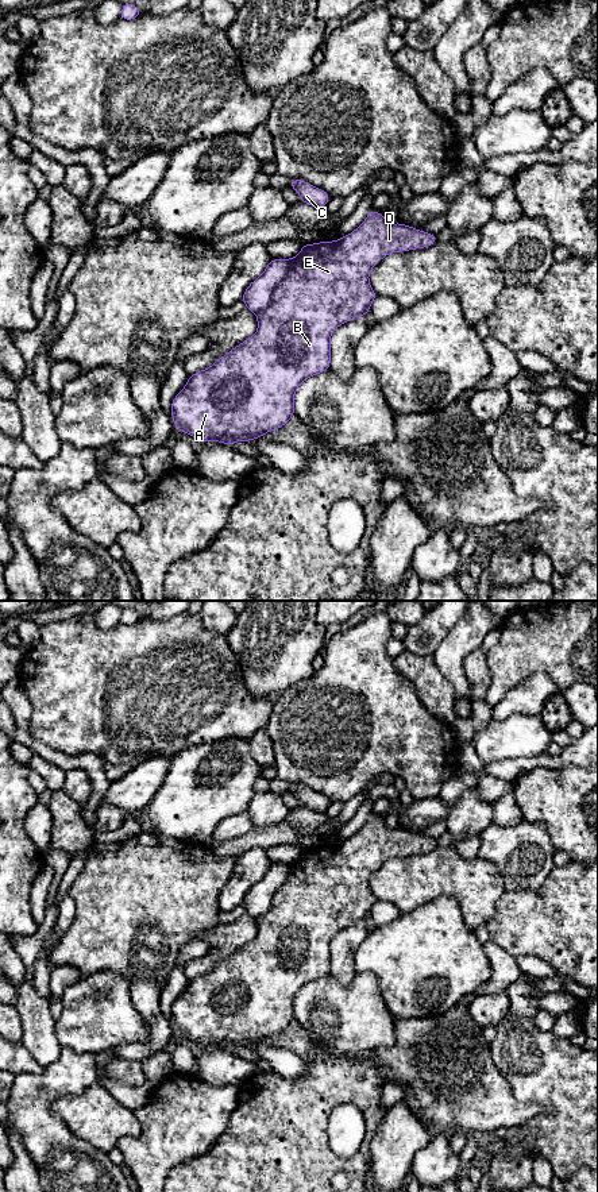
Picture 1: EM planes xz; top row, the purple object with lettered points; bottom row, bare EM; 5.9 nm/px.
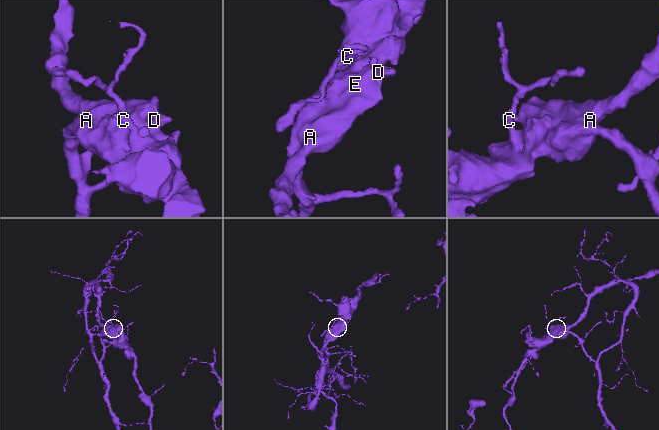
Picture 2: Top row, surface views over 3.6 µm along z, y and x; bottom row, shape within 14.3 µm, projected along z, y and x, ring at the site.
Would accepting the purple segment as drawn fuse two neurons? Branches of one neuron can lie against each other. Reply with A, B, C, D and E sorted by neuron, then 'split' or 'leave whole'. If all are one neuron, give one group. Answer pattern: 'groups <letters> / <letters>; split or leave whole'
groups A B D E / C; split

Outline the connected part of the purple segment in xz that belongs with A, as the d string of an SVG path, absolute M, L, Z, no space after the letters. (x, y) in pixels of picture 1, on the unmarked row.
M370 814L366 825L351 838L333 846L302 849L301 856L288 864L286 882L273 895L270 910L256 918L256 938L234 952L211 972L189 980L184 994L171 1006L175 1033L202 1048L220 1046L232 1050L235 1046L259 1044L283 1031L296 1019L294 998L300 988L329 975L332 937L358 921L369 919L377 902L369 886L373 872L391 857L425 853L435 848L435 838L402 828L390 829L385 819Z

